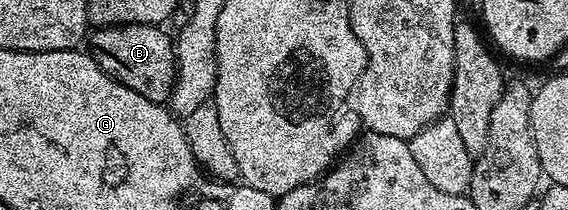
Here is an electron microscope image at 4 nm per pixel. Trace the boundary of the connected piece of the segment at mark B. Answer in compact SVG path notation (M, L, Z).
M113 24L99 26L90 33L90 55L107 76L121 82L129 90L149 98L149 102L166 105L175 88L175 46L166 27L157 24Z

